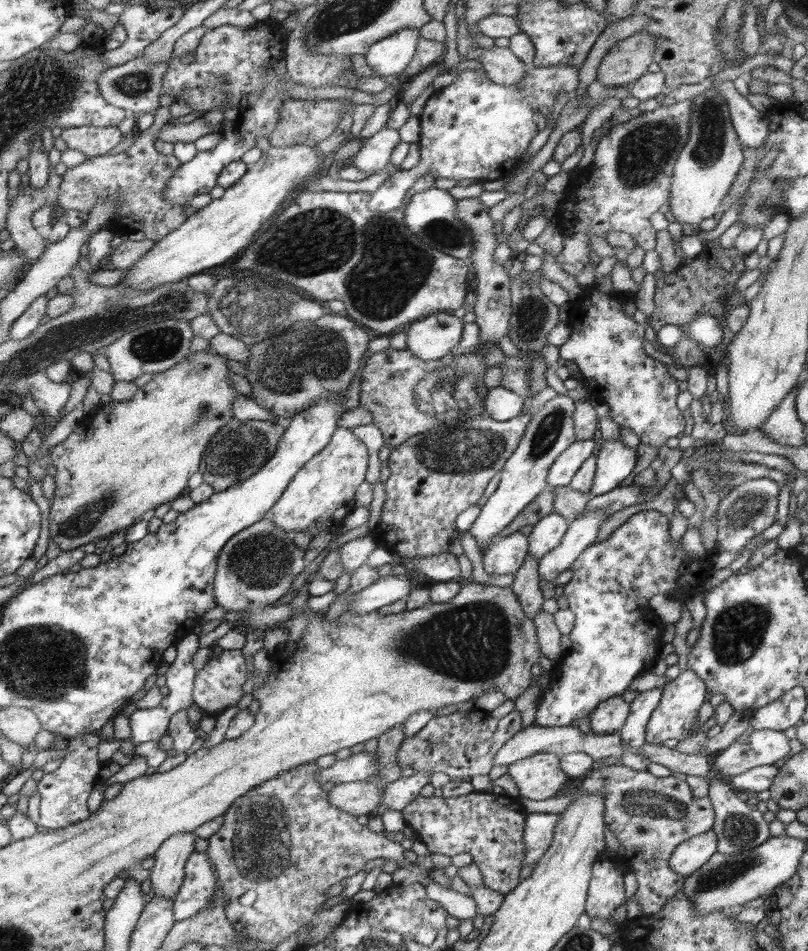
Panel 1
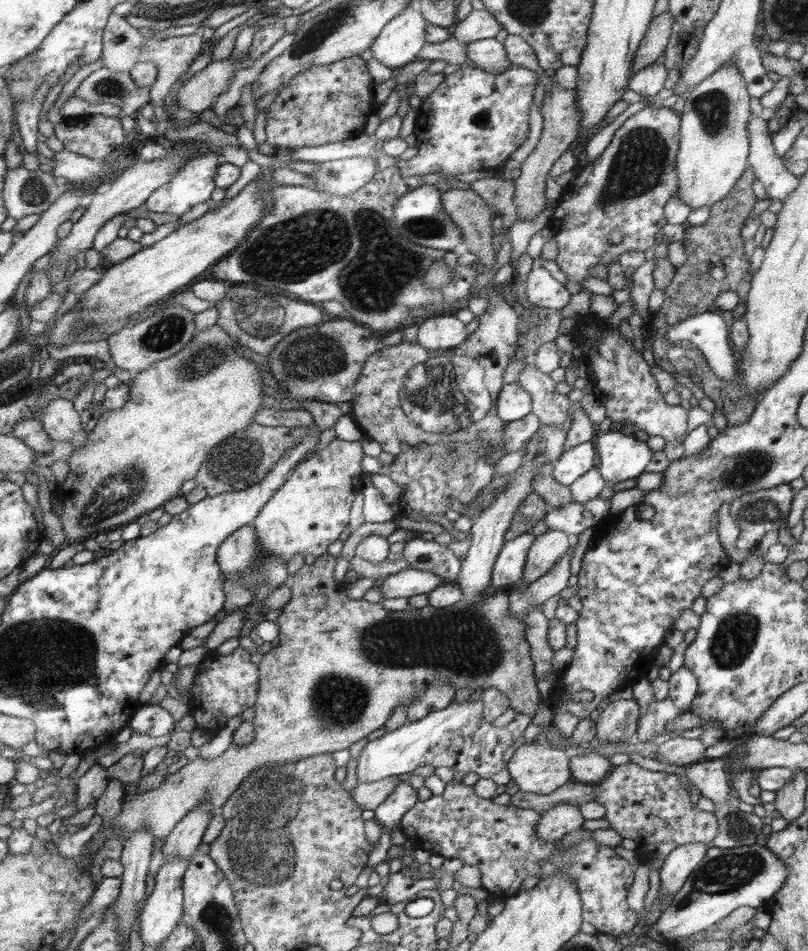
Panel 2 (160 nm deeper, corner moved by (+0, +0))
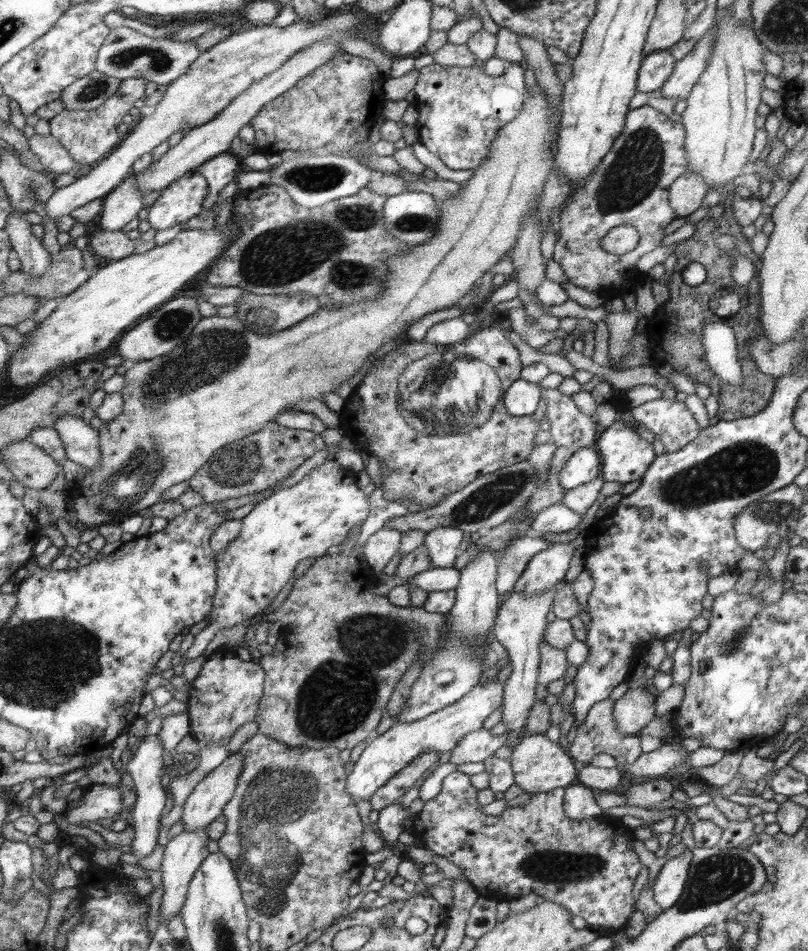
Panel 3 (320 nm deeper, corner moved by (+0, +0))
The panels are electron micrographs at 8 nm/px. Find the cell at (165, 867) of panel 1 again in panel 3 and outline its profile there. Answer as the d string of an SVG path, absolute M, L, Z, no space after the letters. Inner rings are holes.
M231 753L221 765L214 768L204 779L197 783L183 805L184 810L181 820L184 822L184 831L195 831L207 827L223 814L239 784L239 778L244 768L244 759L245 756L242 753Z

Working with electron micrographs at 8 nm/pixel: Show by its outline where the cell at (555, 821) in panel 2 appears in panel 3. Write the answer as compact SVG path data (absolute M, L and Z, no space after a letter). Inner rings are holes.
M580 782L565 788L564 808L569 819L591 819L603 817L602 808L594 799L595 791Z

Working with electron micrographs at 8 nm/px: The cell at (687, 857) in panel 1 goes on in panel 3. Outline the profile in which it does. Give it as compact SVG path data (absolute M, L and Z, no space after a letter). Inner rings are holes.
M687 848L684 853L667 861L656 876L652 887L654 900L664 911L672 908L682 896L684 885L689 879L691 860L692 853Z

